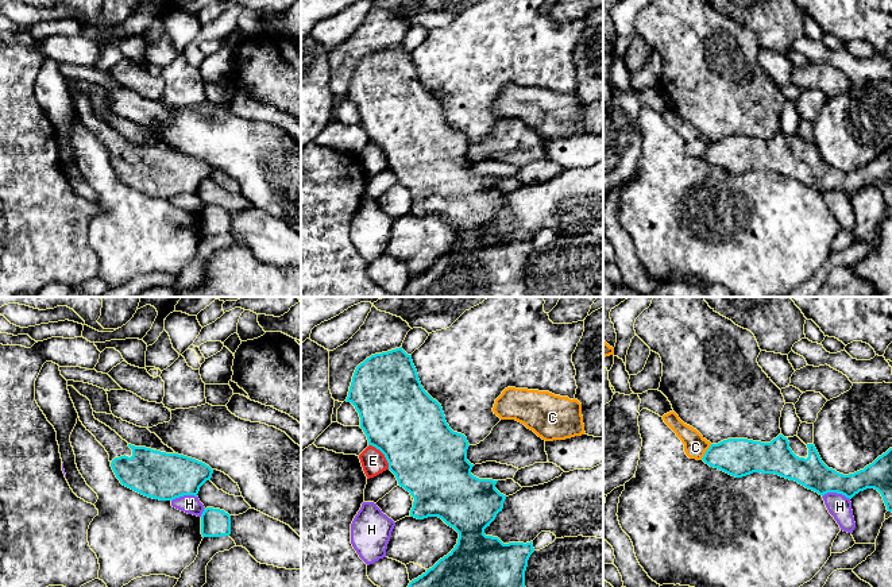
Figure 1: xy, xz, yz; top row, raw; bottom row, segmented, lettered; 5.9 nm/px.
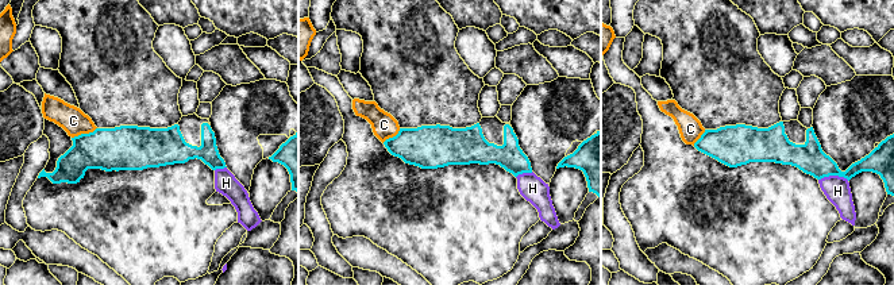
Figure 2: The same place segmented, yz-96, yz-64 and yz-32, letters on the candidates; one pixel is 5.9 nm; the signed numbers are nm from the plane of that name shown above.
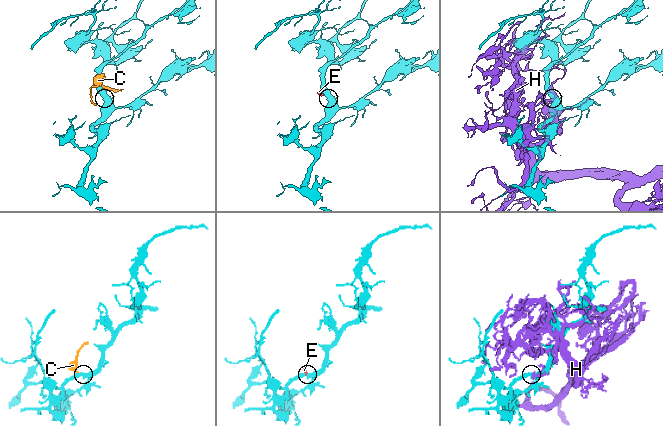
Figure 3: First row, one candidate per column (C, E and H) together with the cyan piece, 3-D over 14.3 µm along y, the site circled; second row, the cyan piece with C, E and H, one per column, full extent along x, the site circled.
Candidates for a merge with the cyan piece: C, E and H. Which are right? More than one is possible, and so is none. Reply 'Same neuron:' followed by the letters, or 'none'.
Same neuron: none

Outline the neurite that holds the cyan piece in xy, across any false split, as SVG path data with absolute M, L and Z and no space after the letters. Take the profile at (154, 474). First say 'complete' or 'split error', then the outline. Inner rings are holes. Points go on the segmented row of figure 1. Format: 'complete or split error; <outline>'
split error; M67 386L80 421L109 455L111 467L120 483L144 497L173 501L184 495L197 497L200 487L211 480L213 470L202 462L135 447L93 416L90 401Z

